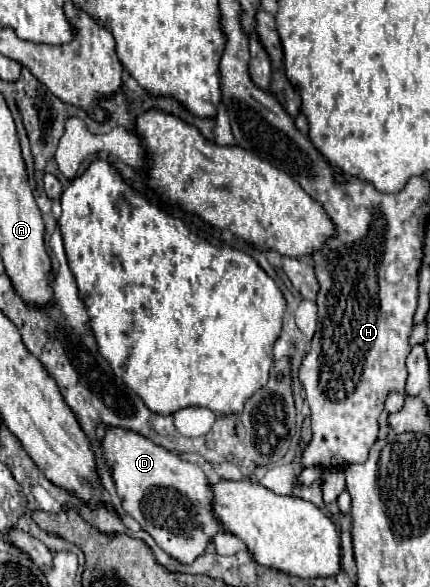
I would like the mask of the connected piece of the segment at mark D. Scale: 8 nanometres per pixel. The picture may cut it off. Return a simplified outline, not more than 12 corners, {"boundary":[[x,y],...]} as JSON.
{"boundary":[[119,426],[125,512],[179,562],[219,530],[203,470]]}

